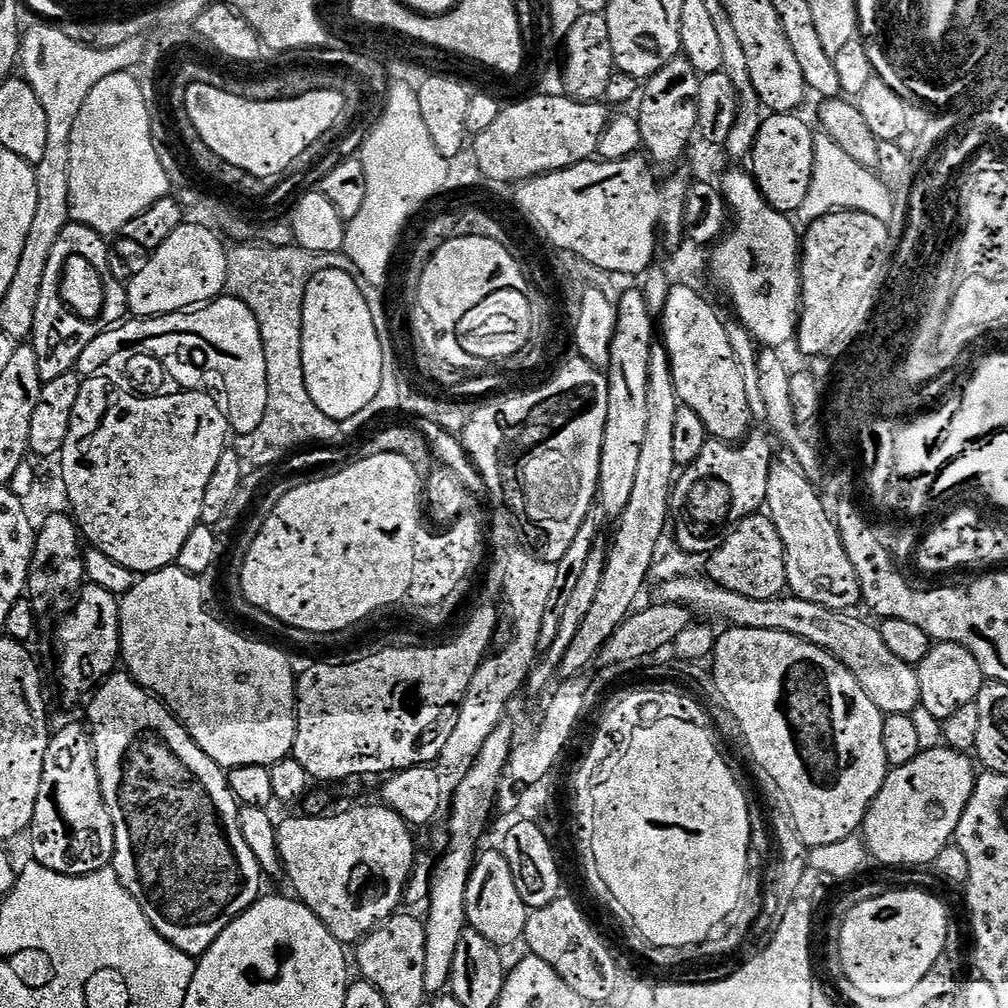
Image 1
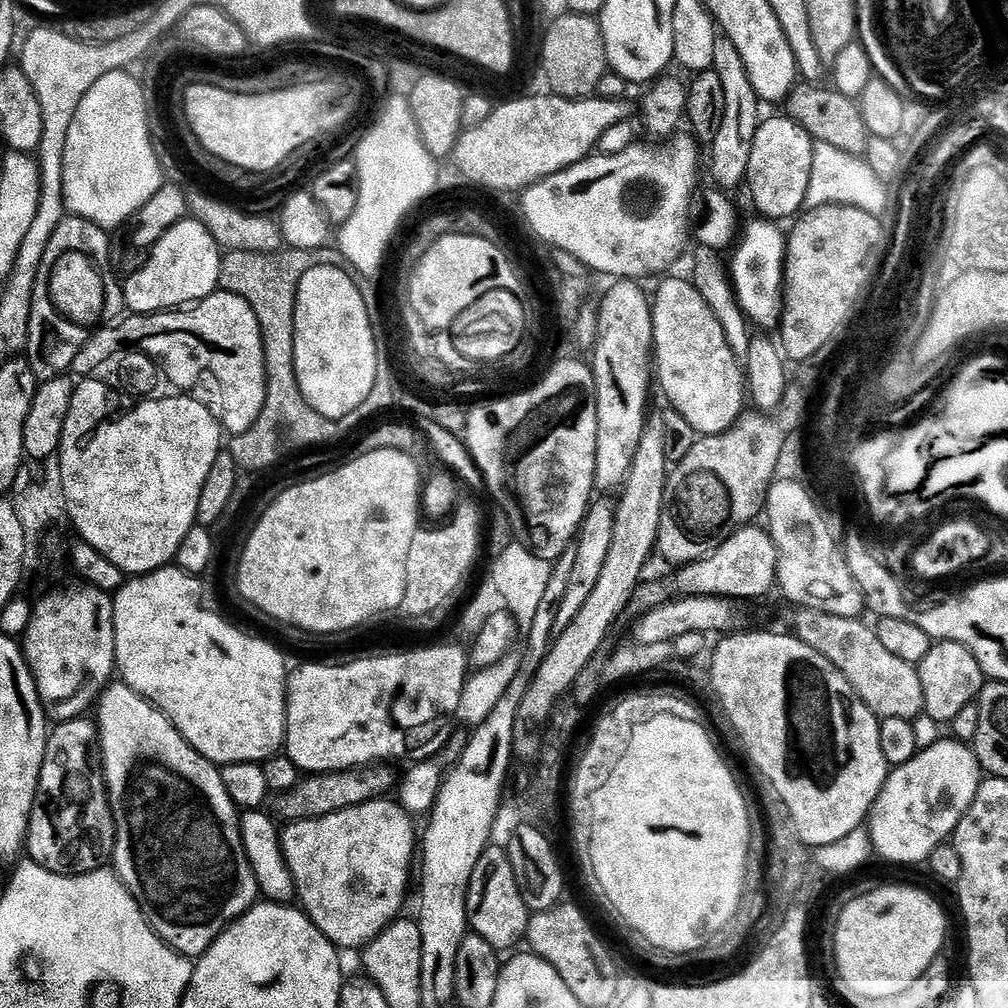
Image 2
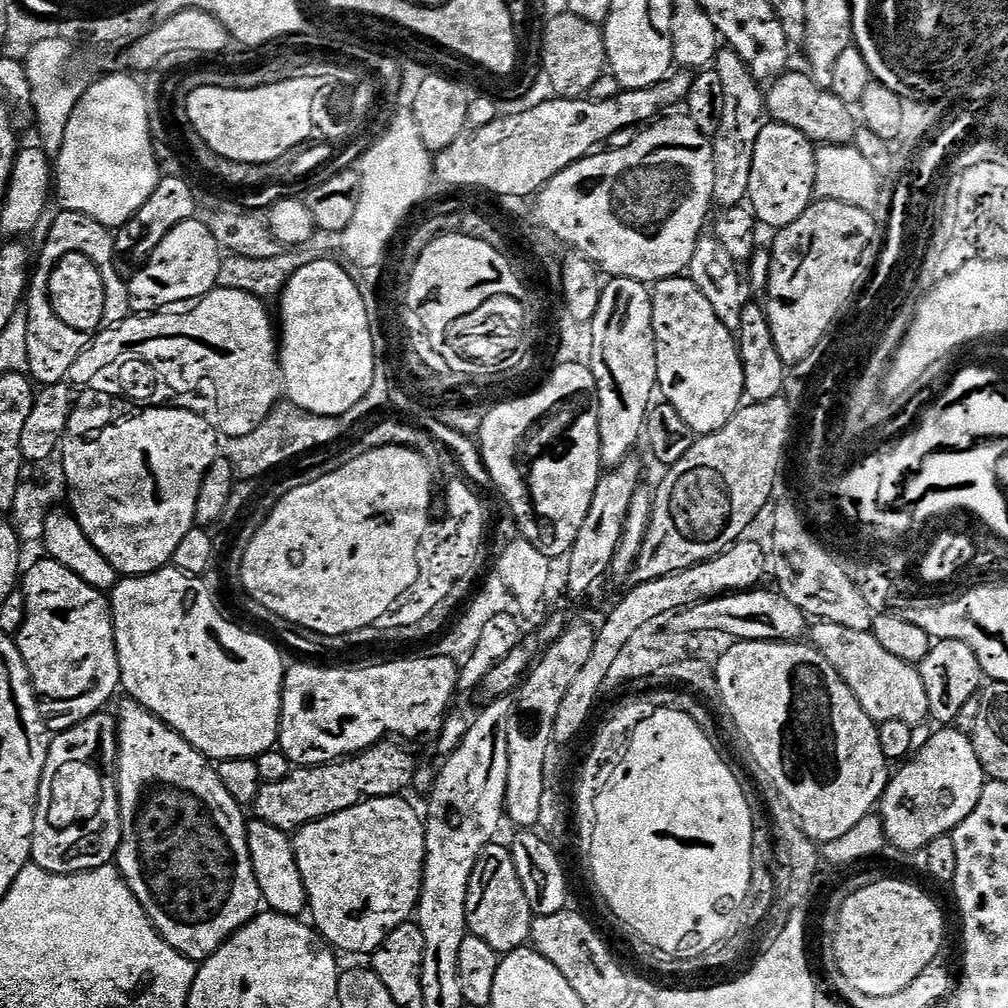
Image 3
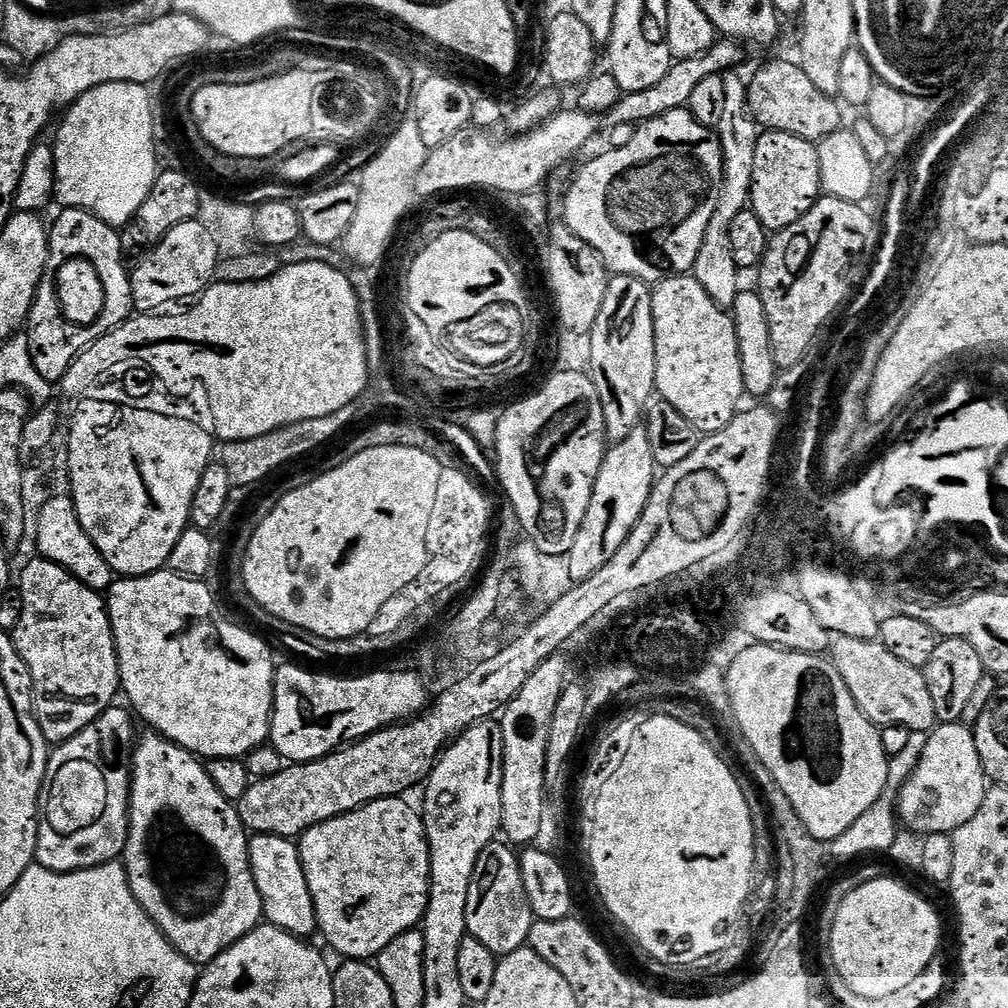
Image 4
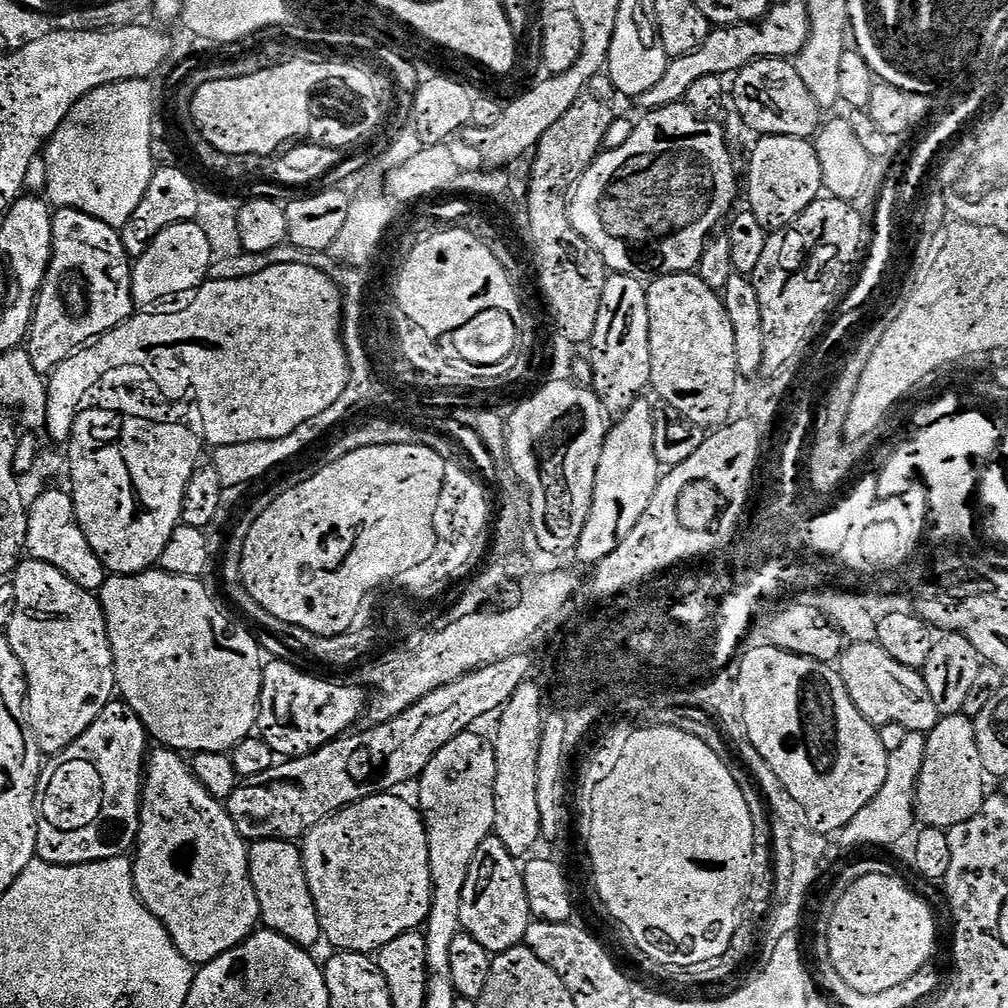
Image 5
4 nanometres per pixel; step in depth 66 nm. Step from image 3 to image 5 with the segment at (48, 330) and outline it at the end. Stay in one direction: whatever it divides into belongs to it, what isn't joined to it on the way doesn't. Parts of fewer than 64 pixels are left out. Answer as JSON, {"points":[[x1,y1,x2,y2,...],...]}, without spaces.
{"points":[[76,208,55,209,52,218,52,260,47,268,39,298,36,300,35,314,26,341,26,351,30,354,34,370,38,370,40,375,51,375,53,369,65,365,73,356,83,351,82,348,86,344,99,341,104,335,122,326,119,320,116,320,116,316,112,316,112,320,104,320,104,316,108,316,108,304,90,306,88,310,90,315,76,320,67,304,63,292,64,285,62,286,62,277,75,273,77,261,84,260,84,252,76,248,76,244,80,244,80,240,76,240,76,232,80,232,80,236,112,236,116,231,117,229,111,228,106,222]]}

